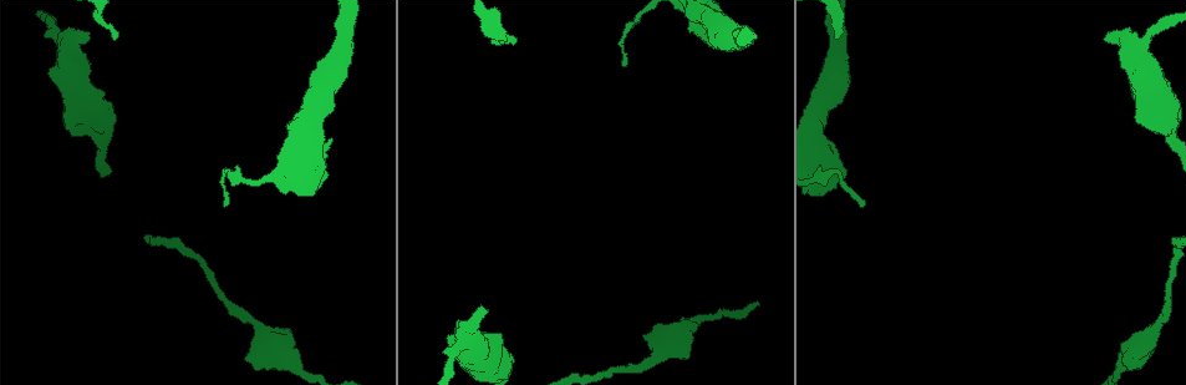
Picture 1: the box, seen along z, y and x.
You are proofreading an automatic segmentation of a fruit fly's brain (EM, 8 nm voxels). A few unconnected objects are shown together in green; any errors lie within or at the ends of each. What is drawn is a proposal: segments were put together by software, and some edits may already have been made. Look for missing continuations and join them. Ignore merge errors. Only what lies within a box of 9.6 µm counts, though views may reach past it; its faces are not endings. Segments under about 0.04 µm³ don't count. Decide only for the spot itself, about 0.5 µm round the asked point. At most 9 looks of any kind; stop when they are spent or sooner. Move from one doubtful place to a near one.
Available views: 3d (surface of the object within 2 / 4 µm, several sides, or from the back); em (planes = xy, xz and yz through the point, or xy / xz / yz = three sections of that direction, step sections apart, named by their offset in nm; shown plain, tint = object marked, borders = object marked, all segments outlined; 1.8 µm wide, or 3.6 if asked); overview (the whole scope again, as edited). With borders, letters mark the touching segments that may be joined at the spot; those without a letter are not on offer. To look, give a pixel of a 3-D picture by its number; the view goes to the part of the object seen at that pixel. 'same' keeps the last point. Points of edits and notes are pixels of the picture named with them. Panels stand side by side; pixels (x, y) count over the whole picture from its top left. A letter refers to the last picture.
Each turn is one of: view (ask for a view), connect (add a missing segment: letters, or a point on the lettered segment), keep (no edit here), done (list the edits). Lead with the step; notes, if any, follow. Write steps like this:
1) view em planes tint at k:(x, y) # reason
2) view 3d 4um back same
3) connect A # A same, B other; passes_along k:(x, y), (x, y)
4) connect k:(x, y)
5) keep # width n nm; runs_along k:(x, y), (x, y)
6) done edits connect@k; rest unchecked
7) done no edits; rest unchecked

view 3d 2um at 1:(324, 176) # branch stops here

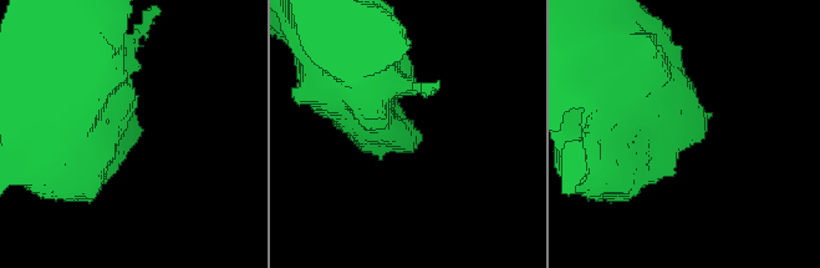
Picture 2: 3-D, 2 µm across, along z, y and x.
view em 3.6um xy step 8 tint at 2:(705, 128)

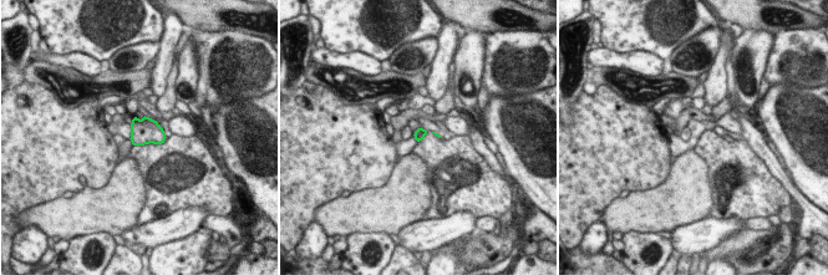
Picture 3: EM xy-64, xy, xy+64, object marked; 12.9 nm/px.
view em 3.6um planes borders same # another direction

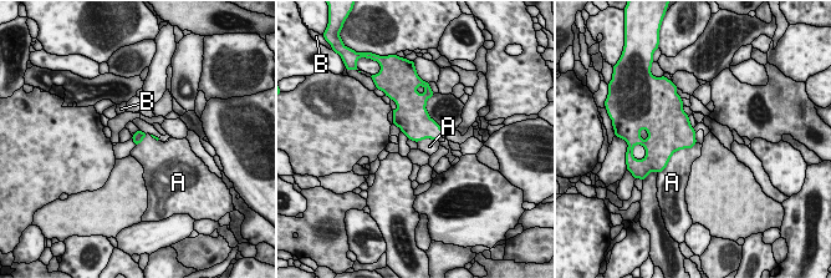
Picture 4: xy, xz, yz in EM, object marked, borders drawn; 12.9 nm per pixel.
keep # longest_contact A 550 nm; A other, B other; border 4:(696, 141), (678, 148), (663, 170); no lettered segment goes on from it

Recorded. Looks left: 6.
view 3d 4um at 1:(102, 122) # sudden change in width

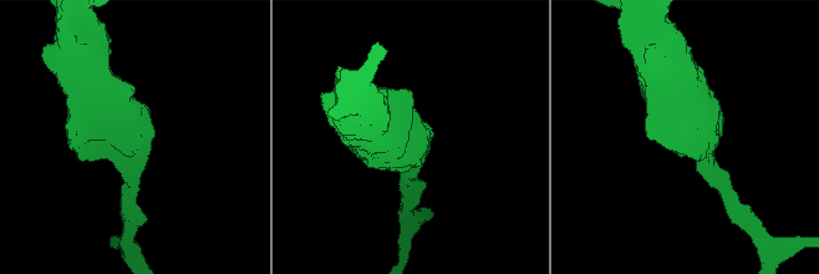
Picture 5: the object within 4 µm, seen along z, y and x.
view em 3.6um xy step 8 plain at 5:(132, 141) # now the EM

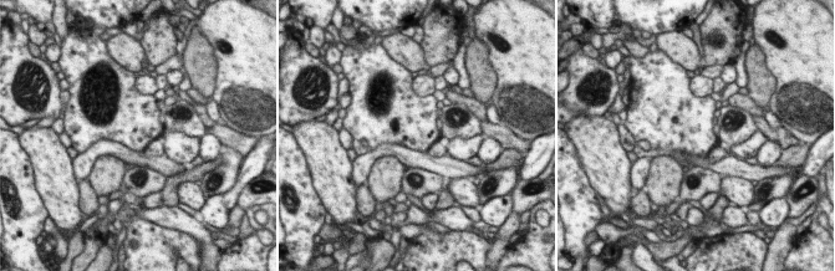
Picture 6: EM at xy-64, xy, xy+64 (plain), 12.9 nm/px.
view em 3.6um xy step 8 borders same

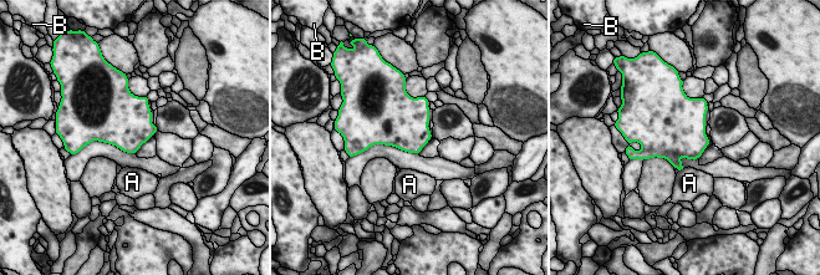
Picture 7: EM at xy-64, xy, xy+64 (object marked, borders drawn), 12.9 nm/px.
keep # A other, B other; border 7:(684, 168), (678, 172); no lettered segment goes on from it

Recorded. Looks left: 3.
view 3d 4um at 1:(83, 33) # an open end

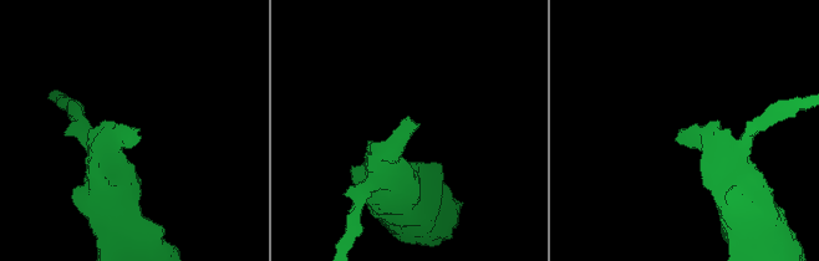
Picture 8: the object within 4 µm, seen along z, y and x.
view em planes borders at 8:(134, 129)

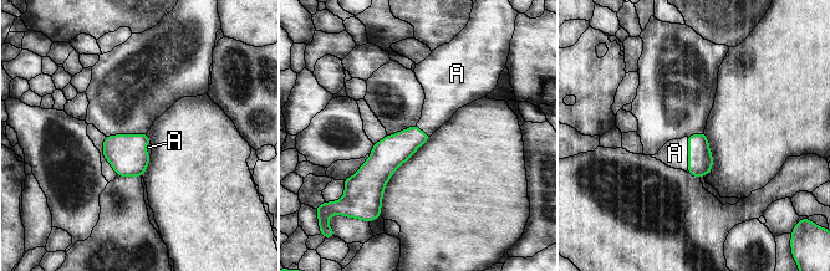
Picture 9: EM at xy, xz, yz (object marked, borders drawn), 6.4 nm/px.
connect A # longest_contact A 240 nm; A same; passes_along 9:(699, 158), (688, 154), (675, 153); the neuron continues

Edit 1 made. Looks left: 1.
done edits connect@9; rest unchecked

